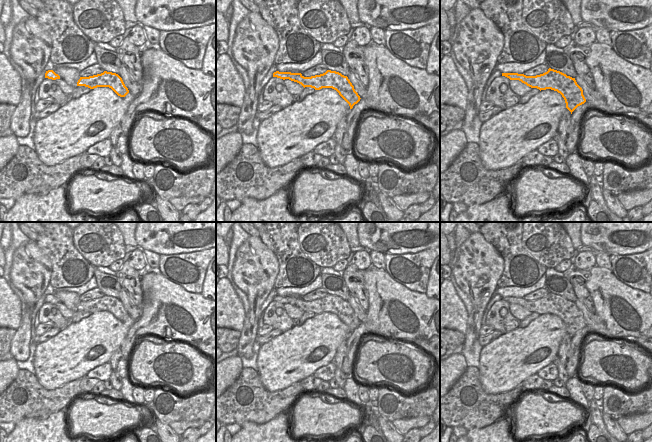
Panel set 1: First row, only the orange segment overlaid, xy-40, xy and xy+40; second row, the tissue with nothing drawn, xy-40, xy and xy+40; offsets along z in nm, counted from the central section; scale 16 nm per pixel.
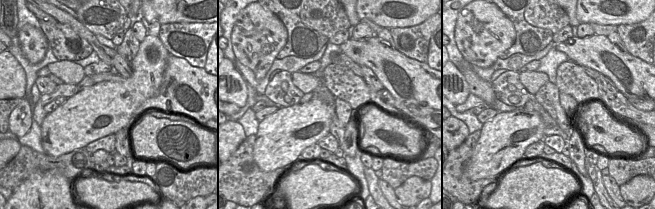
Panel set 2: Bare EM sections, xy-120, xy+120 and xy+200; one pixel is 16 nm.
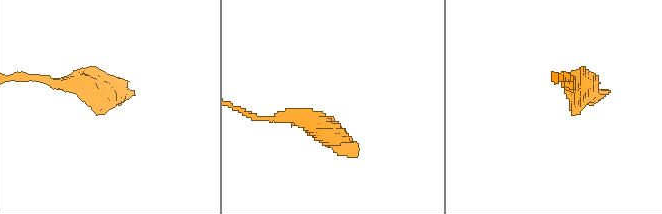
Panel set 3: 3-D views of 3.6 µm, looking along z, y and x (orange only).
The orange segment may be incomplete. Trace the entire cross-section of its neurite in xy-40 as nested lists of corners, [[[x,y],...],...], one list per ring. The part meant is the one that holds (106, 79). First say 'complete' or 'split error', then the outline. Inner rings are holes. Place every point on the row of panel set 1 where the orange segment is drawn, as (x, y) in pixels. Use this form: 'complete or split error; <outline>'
complete; [[[107,71],[89,77],[80,77],[77,86],[85,86],[90,89],[109,87],[120,97],[125,97],[129,93],[128,88],[118,74]]]

